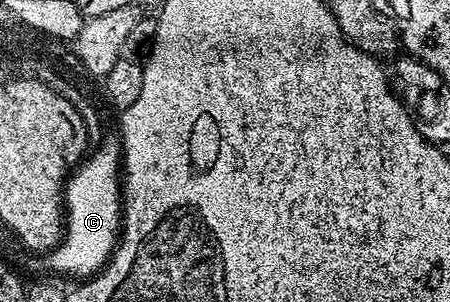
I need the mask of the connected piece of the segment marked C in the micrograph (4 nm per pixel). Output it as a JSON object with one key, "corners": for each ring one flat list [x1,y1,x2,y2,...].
{"corners":[[107,133,103,135,93,152,70,174,64,189,66,215,64,243,54,256,41,255,37,260,44,274,70,274,77,278,89,278,101,271,107,263,121,233,121,211,124,198,122,185,121,139]]}

